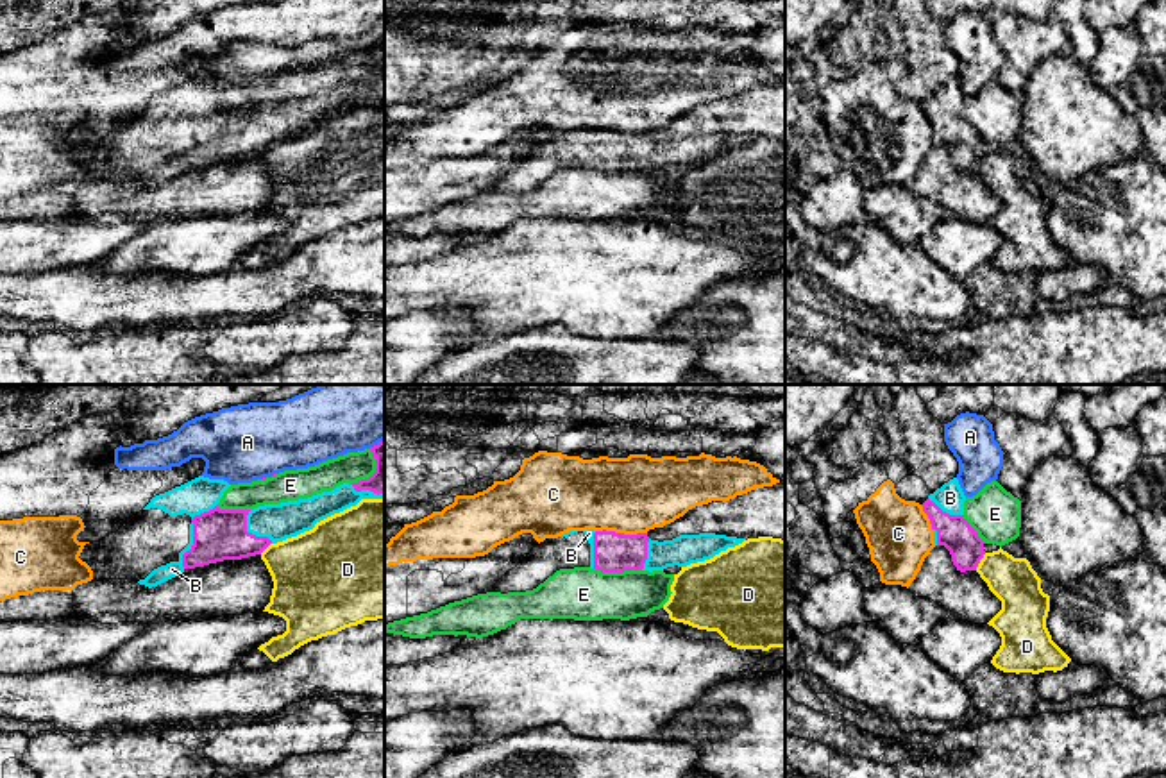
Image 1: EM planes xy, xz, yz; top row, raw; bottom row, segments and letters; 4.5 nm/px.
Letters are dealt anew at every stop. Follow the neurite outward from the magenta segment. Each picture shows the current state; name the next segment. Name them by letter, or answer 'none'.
B

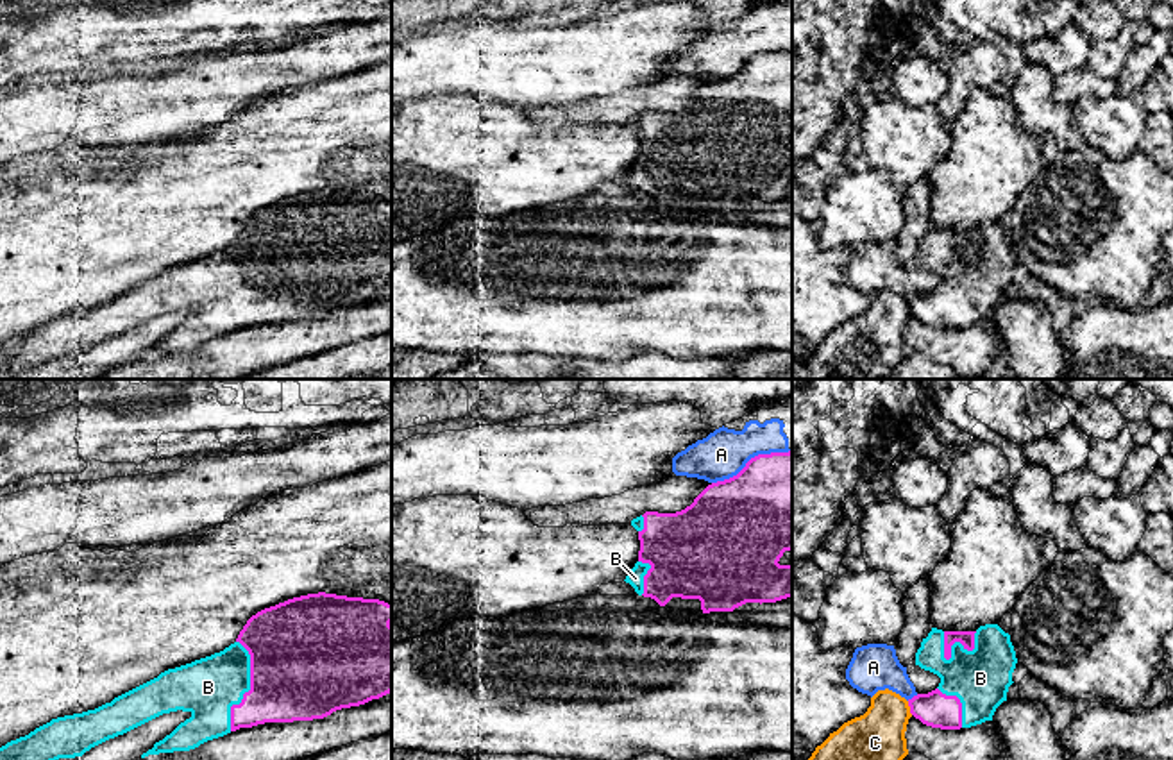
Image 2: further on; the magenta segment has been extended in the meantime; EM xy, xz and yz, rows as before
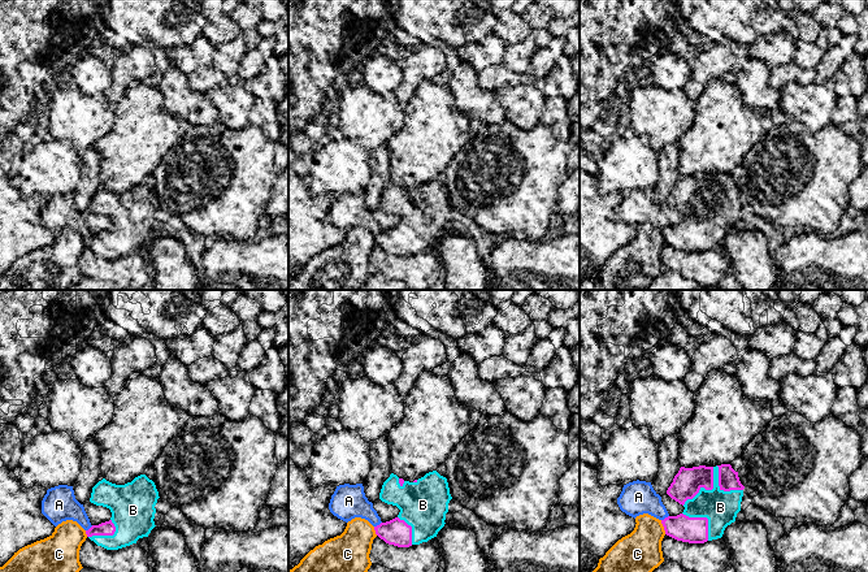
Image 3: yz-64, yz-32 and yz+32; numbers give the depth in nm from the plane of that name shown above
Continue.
B

